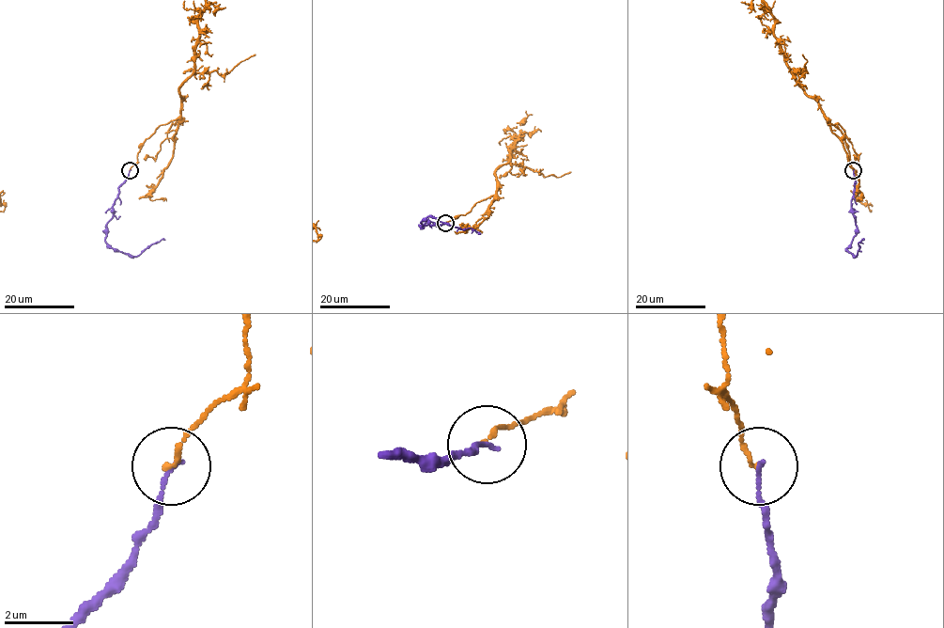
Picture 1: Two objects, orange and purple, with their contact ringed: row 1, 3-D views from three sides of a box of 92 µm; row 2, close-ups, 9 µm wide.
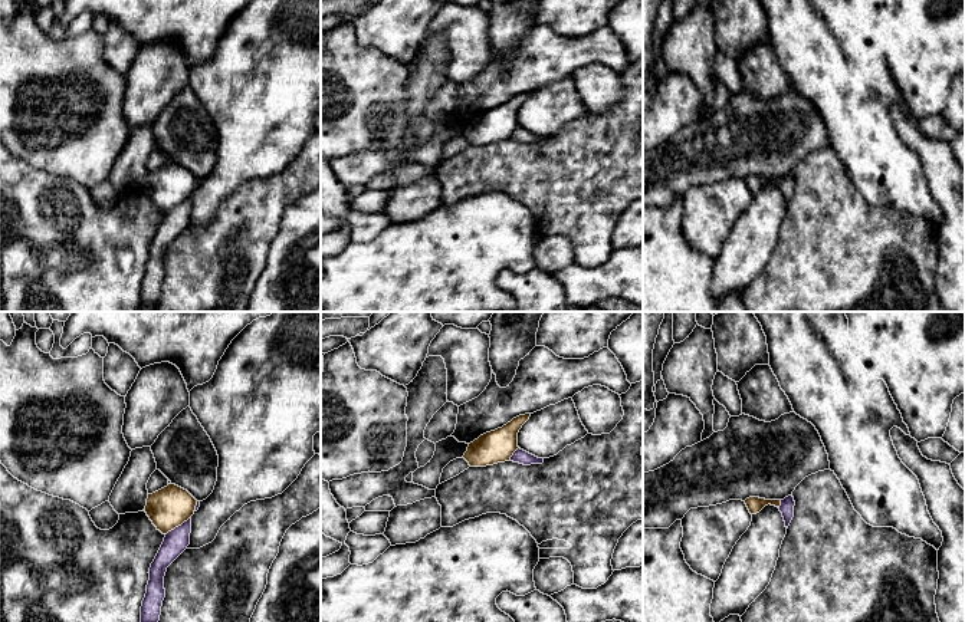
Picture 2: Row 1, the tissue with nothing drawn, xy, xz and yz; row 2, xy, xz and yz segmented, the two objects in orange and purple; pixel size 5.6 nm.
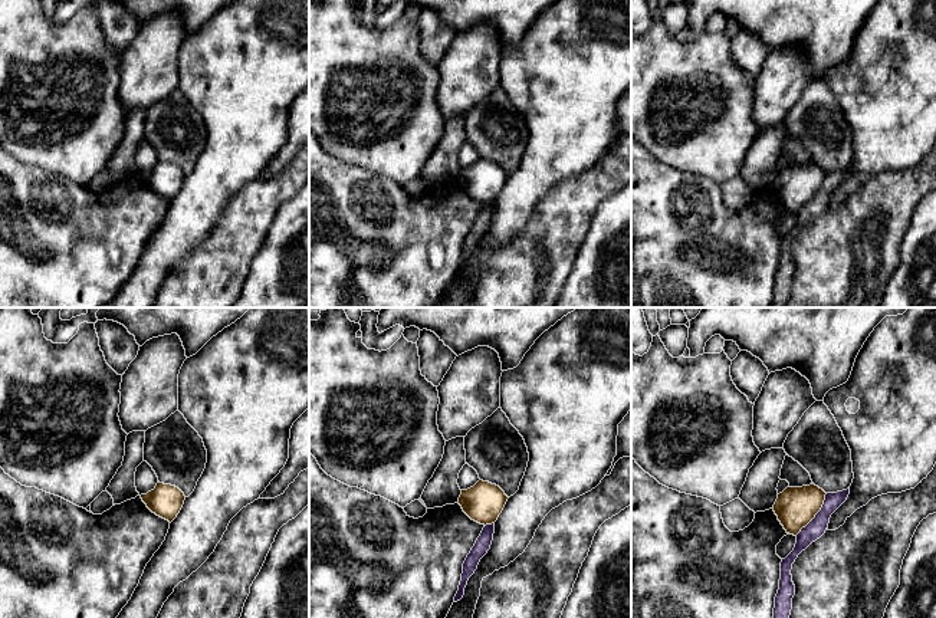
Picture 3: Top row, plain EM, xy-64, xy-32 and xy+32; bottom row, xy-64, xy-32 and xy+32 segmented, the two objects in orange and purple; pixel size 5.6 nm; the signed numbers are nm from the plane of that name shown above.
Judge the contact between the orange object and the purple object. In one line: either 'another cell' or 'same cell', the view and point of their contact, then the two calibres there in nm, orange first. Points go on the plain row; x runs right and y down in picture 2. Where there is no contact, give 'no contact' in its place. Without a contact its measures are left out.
another cell; contact xy (177, 204); calibres 220 and 140 nm

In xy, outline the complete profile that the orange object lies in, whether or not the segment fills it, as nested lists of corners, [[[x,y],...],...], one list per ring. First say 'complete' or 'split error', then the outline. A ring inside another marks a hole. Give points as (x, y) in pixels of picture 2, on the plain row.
complete; [[[168,162],[148,172],[145,191],[163,213],[187,200],[196,188],[197,178],[184,167]]]

